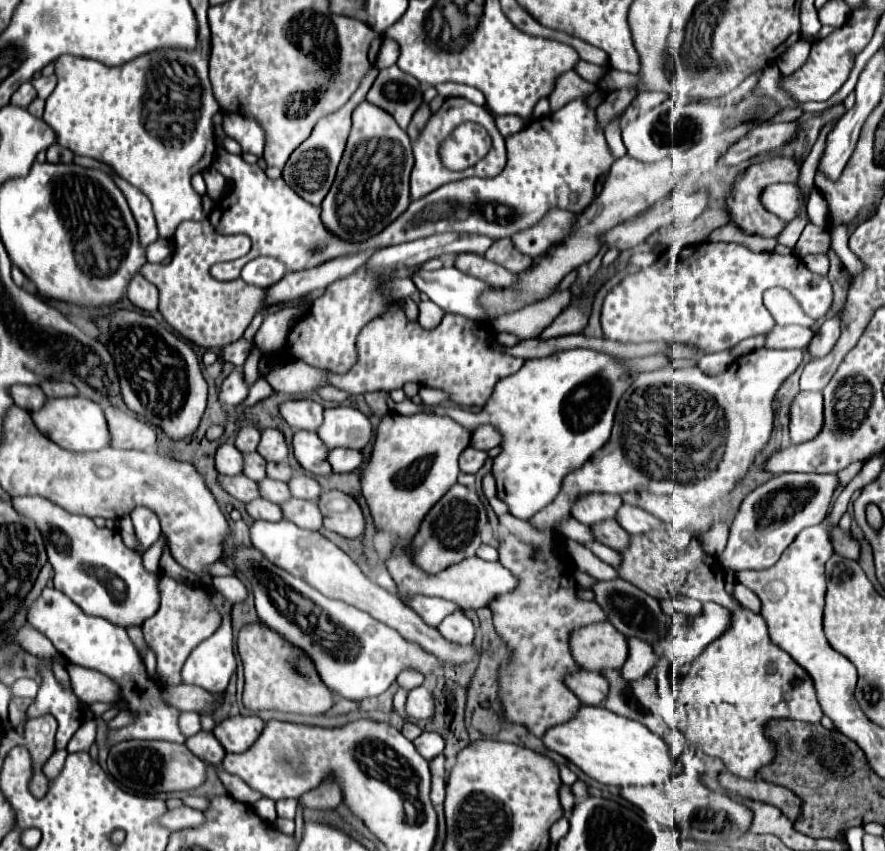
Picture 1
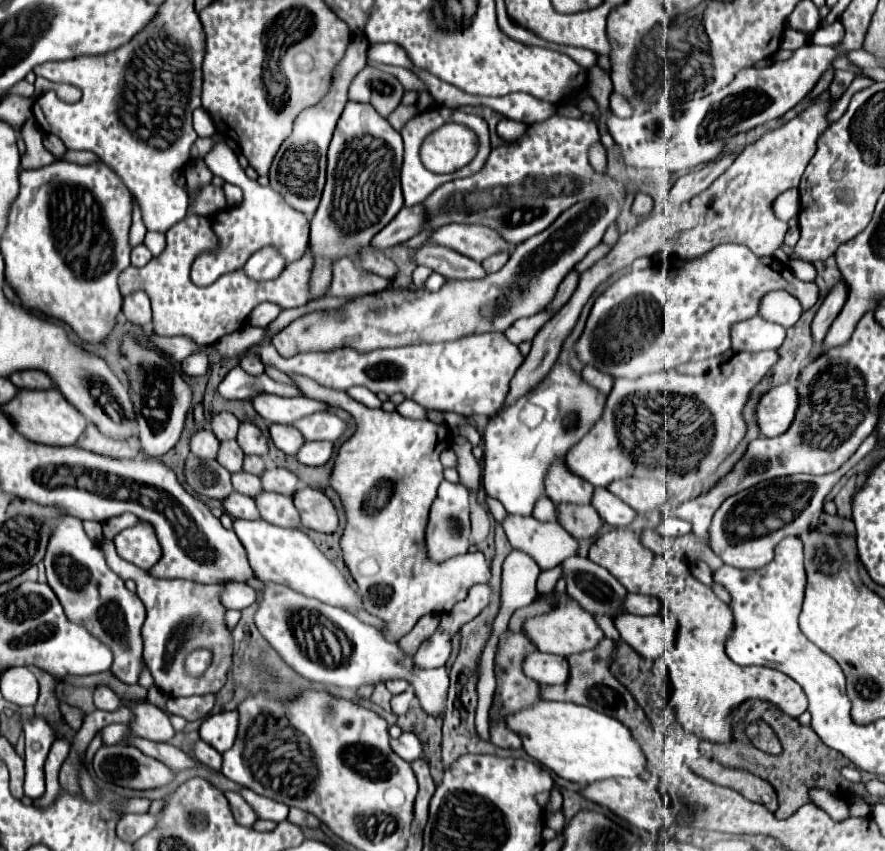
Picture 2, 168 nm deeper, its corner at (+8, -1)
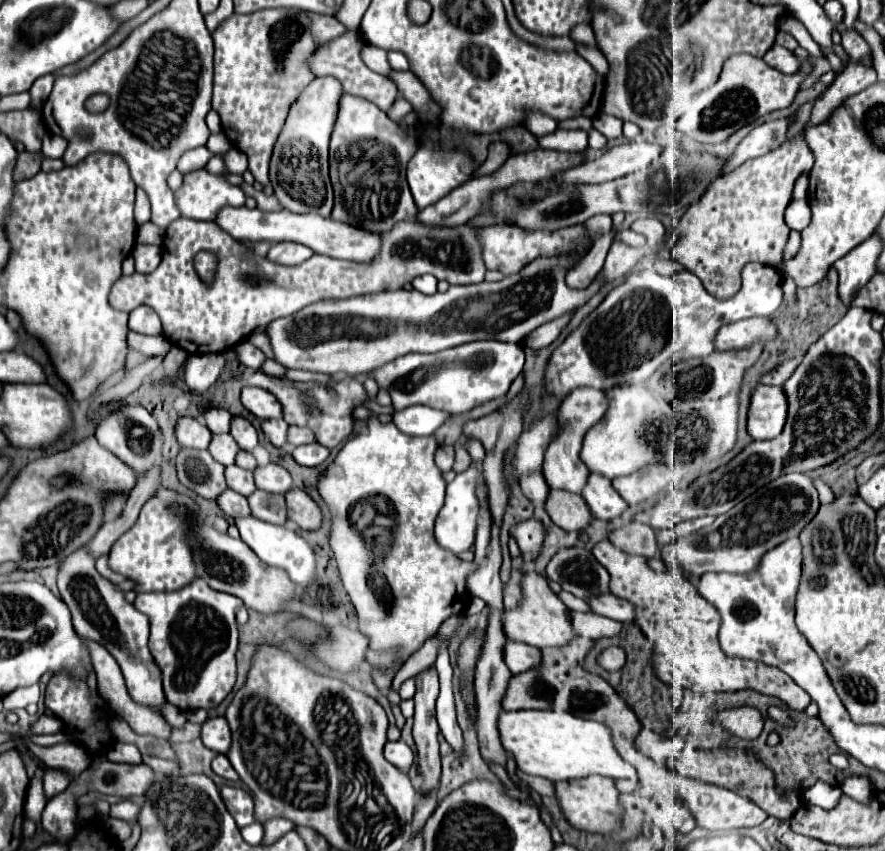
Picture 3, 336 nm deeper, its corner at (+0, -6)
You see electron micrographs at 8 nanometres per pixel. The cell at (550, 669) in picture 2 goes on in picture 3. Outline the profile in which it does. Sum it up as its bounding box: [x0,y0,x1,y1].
[503,640,539,674]

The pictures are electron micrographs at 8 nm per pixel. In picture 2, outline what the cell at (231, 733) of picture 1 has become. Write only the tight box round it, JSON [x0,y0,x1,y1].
[201,711,239,753]

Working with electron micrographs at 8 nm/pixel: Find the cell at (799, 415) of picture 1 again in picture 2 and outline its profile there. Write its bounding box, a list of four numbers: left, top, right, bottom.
[757,383,799,437]

